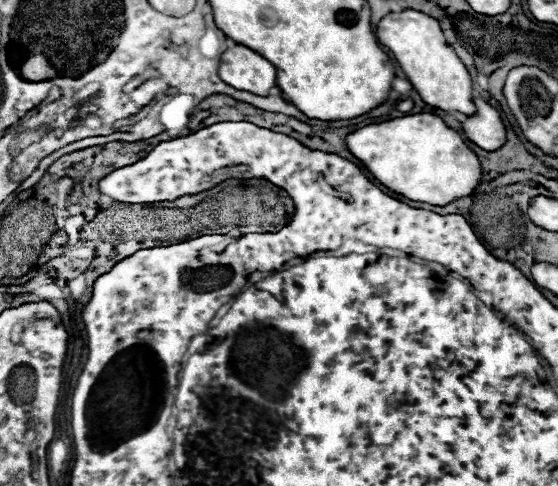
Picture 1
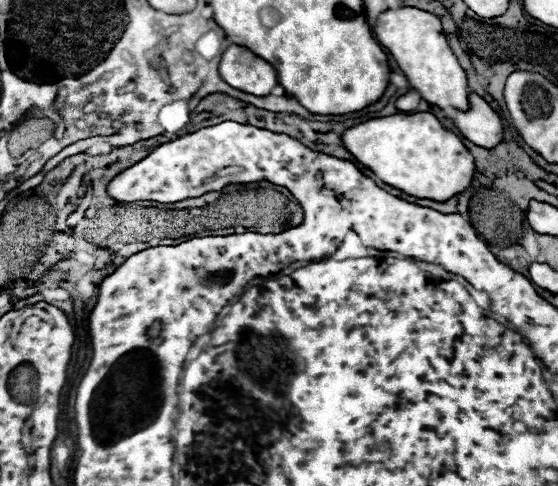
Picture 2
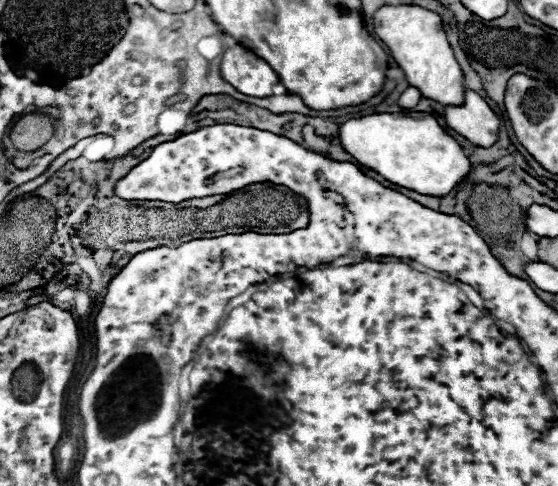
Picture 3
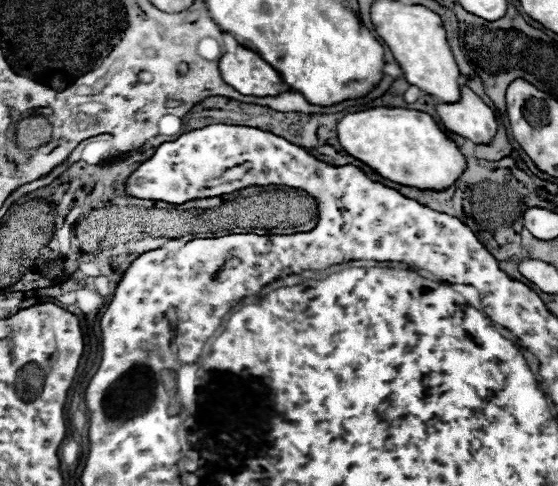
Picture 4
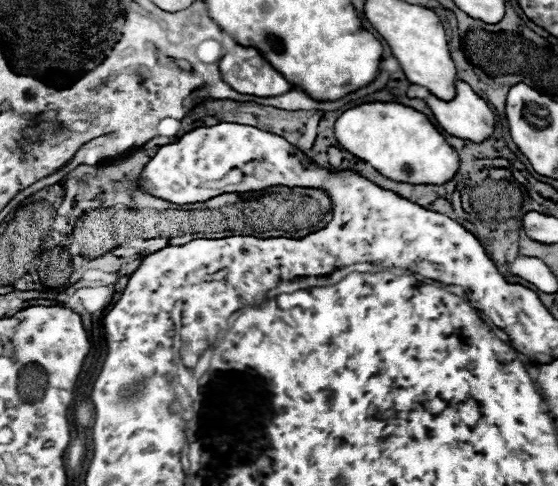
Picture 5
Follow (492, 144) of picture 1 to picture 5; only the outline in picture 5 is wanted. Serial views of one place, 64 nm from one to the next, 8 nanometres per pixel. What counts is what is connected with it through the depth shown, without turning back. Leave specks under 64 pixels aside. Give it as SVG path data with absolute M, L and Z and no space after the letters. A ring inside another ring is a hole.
M462 80L456 82L454 100L444 102L430 92L424 94L424 100L430 106L438 126L452 136L472 140L472 142L484 142L494 134L496 128L494 112Z

